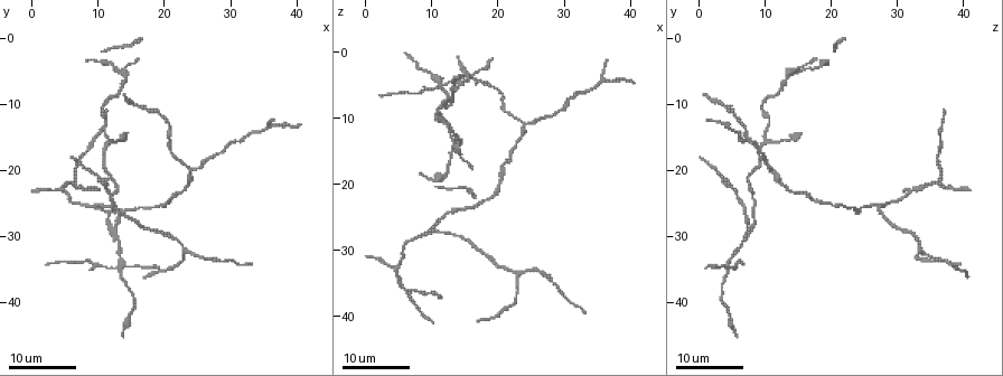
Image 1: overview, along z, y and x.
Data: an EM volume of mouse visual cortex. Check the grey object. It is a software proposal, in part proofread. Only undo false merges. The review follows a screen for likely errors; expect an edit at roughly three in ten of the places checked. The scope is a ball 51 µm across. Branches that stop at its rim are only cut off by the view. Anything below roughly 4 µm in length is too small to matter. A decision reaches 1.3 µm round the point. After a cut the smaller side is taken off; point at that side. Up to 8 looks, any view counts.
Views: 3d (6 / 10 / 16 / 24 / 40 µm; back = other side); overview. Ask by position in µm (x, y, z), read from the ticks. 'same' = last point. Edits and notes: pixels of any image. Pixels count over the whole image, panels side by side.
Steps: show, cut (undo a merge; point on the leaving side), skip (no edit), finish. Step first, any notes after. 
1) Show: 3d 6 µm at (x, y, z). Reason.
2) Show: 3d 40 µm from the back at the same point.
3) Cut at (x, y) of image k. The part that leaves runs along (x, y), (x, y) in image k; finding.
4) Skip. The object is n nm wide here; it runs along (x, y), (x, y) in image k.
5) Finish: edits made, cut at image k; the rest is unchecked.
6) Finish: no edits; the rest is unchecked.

Show: 3d 24 µm at (13.0, 31.0, 6.5). Thin neck.

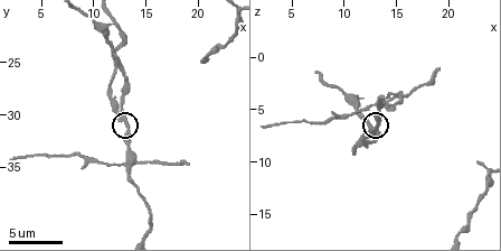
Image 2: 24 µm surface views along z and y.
Show: 3d 6 µm at (13.2, 31.0, 6.6). Closer look.

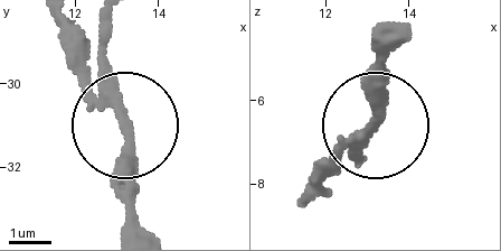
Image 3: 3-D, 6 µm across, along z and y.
Cut at (73, 52) of image 3. The part that leaves runs along (97, 99), (73, 28) in image 3; a second neuron is stuck on.

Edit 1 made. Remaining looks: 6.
Show: 3d 24 µm at (20.0, 25.0, 19.5). Thin neck.

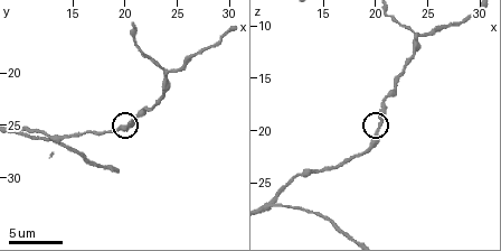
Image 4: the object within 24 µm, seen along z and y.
Show: 3d 10 µm at the same point. Zoom in.

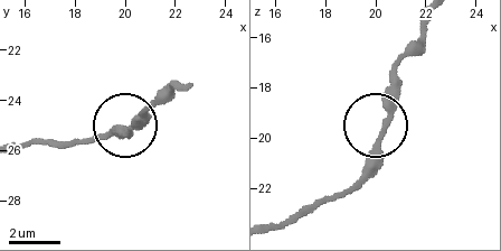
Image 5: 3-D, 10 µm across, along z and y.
Skip. It runs along (181, 82), (124, 133), (113, 133) in image 5; one neuron here.

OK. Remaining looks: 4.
Show: 3d 10 µm at (10.6, 22.0, 4.4). Two arms in line, one across.

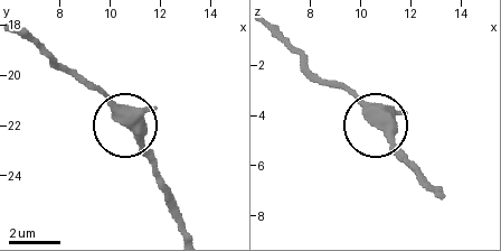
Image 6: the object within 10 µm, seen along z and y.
Show: 3d 10 µm from the back at (10.9, 22.1, 4.1).

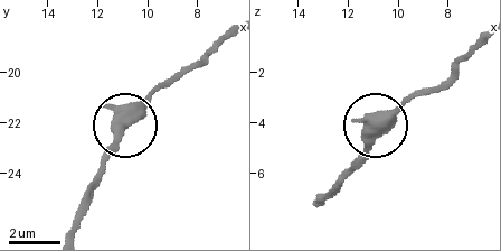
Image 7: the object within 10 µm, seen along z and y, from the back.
Skip. All the same neuron.

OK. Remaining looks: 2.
Show: 3d 10 µm at (10.2, 25.6, 27.2). Two arms in line, one across.

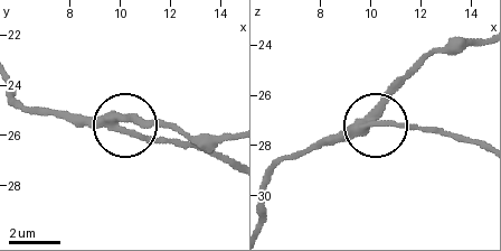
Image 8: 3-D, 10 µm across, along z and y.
Show: 3d 6 µm at (10.2, 25.8, 27.1).

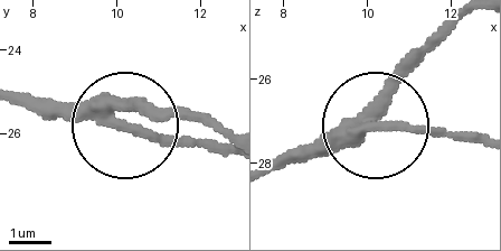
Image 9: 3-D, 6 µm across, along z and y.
Skip. 3 arms meet here; it runs along (452, 25), (366, 124), (270, 160) in image 9; one neuron here.

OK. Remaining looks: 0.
Finish: edits made, cut at image 3; the rest is unchecked.

